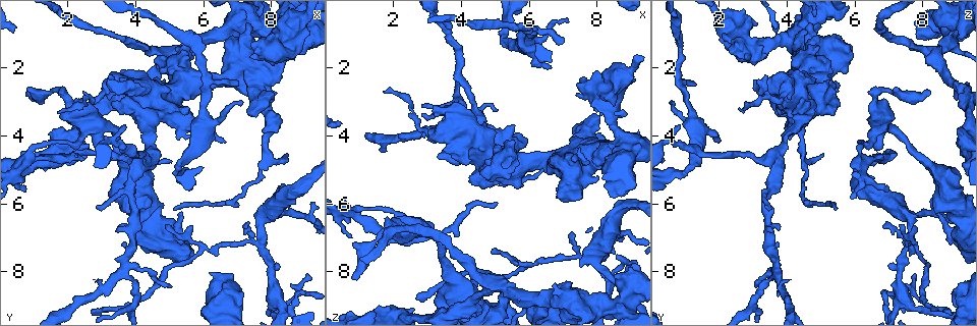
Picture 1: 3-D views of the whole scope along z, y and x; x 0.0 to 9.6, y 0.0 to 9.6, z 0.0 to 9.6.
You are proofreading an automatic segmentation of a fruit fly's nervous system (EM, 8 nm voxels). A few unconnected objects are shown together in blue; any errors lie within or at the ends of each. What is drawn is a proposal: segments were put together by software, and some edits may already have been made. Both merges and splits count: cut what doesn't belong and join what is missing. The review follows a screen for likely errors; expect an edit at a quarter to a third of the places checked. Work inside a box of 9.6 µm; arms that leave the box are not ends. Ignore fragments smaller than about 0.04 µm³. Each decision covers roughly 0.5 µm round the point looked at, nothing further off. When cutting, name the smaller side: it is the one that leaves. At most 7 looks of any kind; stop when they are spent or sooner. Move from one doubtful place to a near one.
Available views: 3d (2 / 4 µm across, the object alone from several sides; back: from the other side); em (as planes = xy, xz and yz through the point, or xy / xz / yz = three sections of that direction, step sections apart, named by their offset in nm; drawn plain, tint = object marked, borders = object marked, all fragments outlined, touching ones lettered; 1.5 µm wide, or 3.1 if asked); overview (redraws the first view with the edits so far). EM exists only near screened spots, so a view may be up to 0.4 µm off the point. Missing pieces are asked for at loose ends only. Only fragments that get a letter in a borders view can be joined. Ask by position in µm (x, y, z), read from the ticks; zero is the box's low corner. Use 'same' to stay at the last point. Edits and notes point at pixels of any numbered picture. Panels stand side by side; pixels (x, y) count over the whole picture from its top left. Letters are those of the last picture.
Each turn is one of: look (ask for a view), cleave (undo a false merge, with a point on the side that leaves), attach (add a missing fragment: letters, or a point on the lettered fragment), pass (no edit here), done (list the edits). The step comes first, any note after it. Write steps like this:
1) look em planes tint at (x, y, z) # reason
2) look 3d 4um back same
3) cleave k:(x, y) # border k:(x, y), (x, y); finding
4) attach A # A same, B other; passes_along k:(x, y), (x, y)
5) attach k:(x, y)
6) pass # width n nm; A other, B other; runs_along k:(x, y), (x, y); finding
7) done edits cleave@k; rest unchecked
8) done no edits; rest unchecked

look em planes tint at (7.90, 6.25, 7.50) # sharp bend

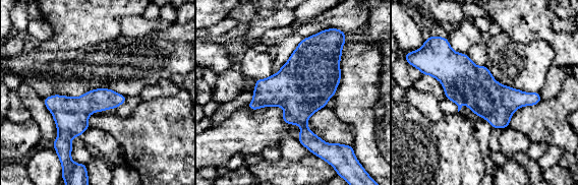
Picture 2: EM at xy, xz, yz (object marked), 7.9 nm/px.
look em planes borders same

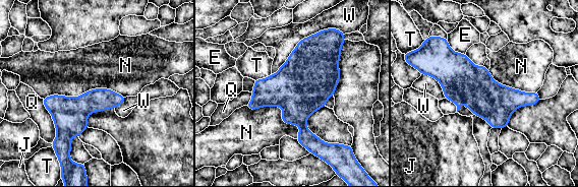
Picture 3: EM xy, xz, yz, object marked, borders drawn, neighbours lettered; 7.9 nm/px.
pass # E other, J other, N other, Q other, T other, W other; runs_along 3:(429, 71), (536, 99); all the same cell

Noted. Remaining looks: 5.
look em yz step 8 borders at (8.90, 1.05, 7.80) # branch stops here

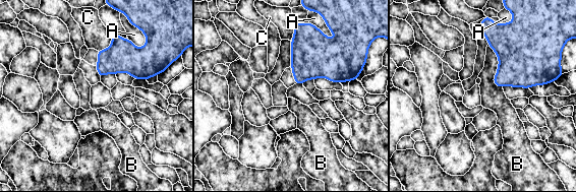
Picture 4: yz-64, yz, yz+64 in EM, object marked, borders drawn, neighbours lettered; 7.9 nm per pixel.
look em planes borders same

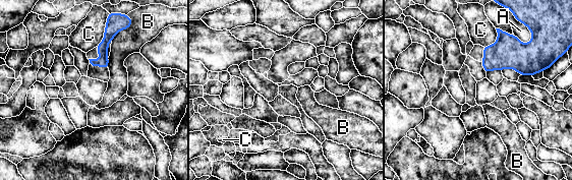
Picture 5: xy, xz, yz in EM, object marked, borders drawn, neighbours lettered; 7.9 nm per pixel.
pass # A other, B other, C other; runs_along 5:(122, 17), (95, 63); no lettered fragment goes on from it

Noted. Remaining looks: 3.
look 3d 2um back at (0.95, 4.70, 6.40) # side arm on a straight run

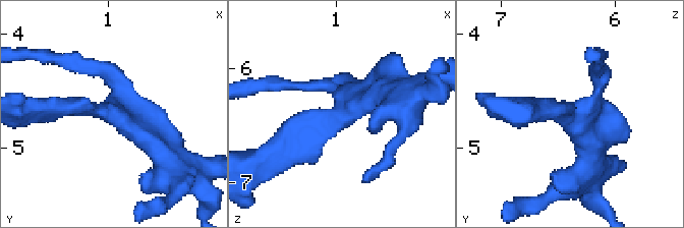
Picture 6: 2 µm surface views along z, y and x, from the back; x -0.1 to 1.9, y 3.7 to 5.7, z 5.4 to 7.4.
look em planes borders at (0.92, 4.70, 6.38)

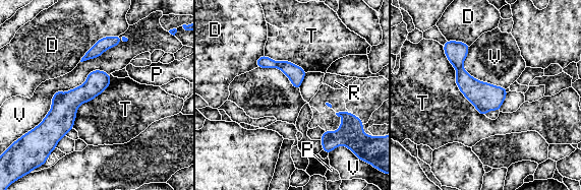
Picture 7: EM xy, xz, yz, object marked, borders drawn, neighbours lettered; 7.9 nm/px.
cleave 7:(59, 121) # width 90 nm; longest_contact V 700 nm; D other, P other, R other, T other, V other; two cells meet here

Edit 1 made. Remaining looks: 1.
done edits cleave@7; rest unchecked

